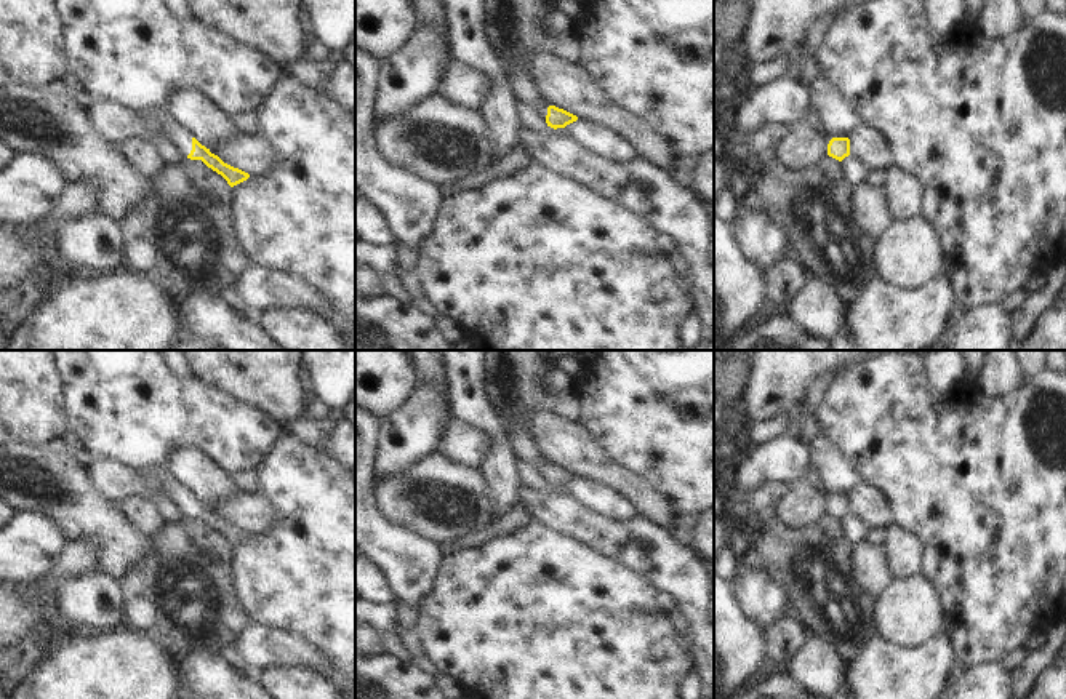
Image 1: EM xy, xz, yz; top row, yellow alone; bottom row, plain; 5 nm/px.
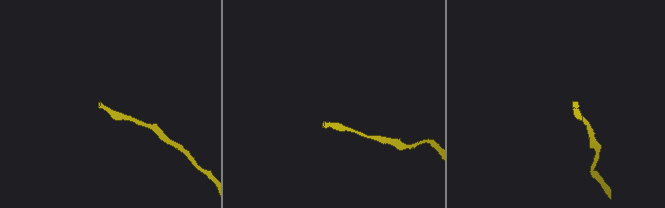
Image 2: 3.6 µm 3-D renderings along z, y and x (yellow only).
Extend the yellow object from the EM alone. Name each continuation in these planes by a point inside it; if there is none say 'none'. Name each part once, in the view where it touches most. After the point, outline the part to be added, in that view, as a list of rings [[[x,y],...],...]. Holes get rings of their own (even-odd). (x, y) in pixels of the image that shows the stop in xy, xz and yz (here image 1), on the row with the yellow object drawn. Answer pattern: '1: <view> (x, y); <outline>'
1: xy (183, 138); [[[166,107],[146,110],[149,115],[160,122],[162,131],[174,142],[179,152],[187,157],[192,150],[194,134],[186,130],[168,110]]]

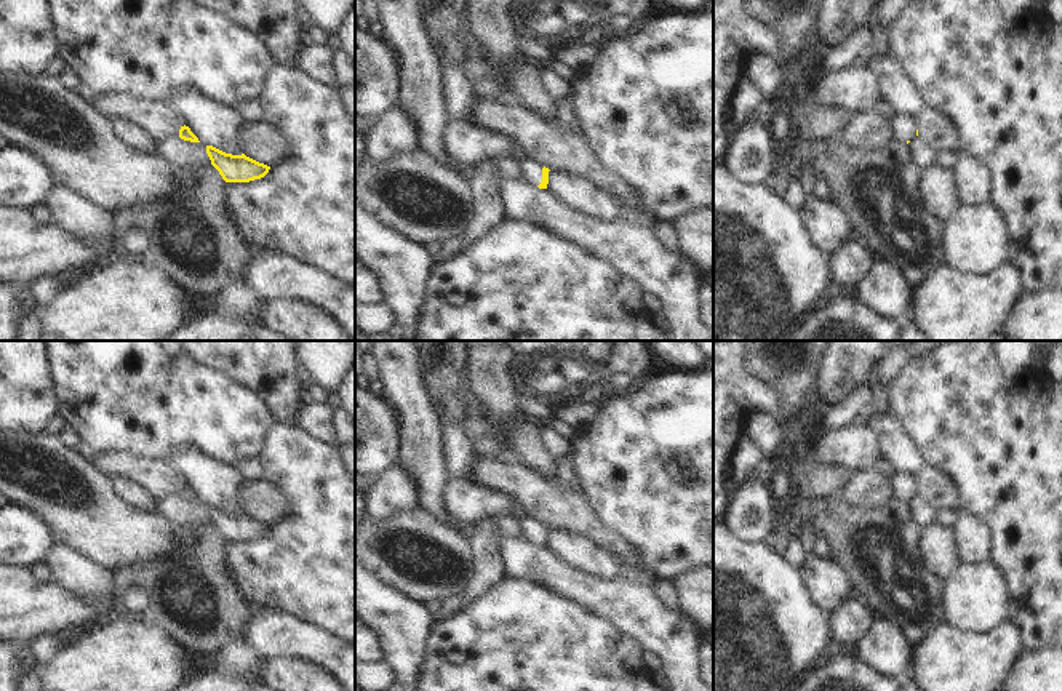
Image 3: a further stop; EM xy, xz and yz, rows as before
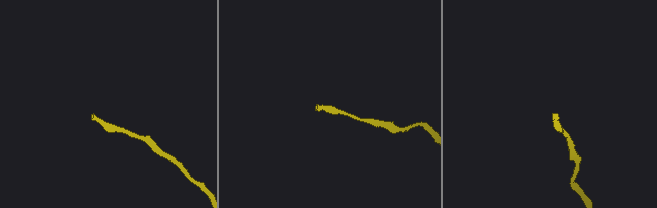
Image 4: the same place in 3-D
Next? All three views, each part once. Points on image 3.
1: xz (531, 170); [[[523,158],[523,160],[518,162],[518,166],[521,170],[523,181],[526,181],[531,186],[539,186],[541,184],[541,181],[542,181],[542,168],[544,168],[542,163]]]

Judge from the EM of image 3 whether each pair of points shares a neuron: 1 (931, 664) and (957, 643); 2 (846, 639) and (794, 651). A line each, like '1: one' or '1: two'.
1: one
2: two

